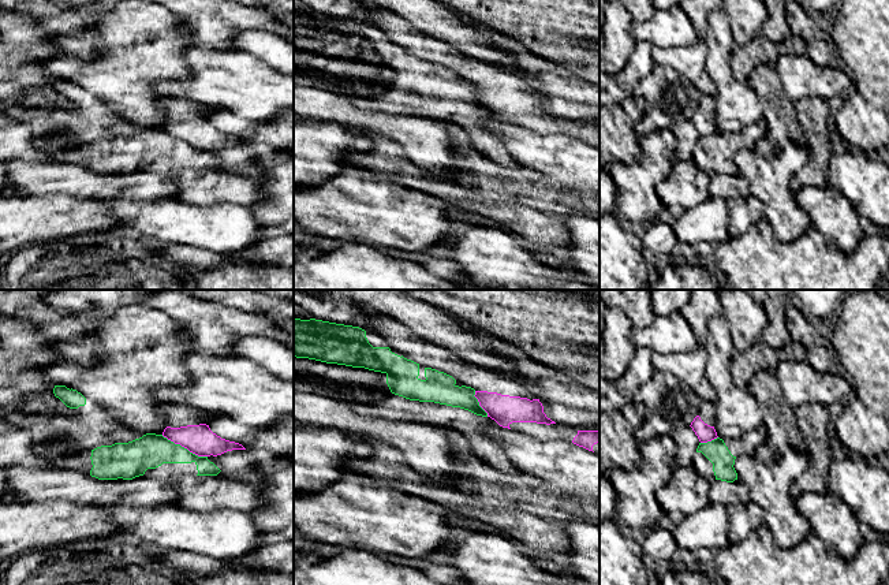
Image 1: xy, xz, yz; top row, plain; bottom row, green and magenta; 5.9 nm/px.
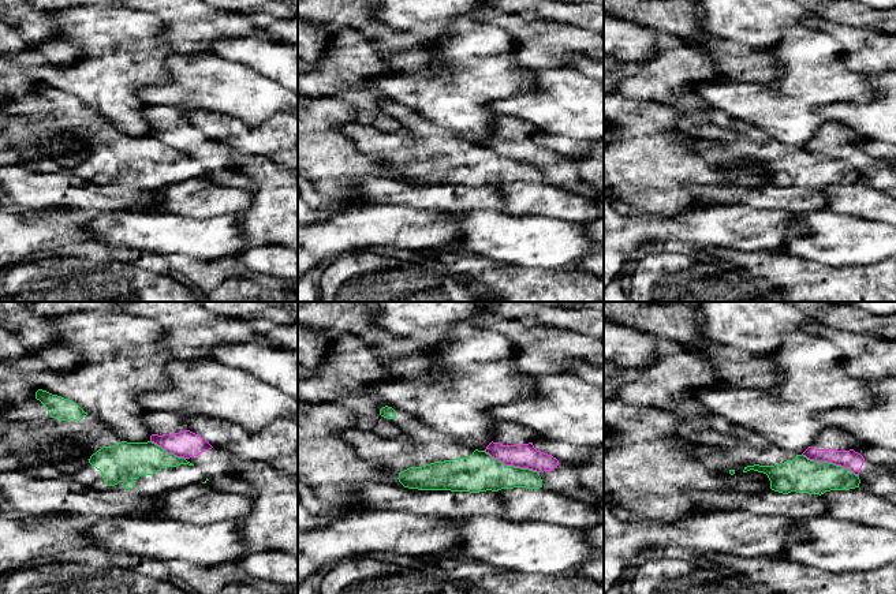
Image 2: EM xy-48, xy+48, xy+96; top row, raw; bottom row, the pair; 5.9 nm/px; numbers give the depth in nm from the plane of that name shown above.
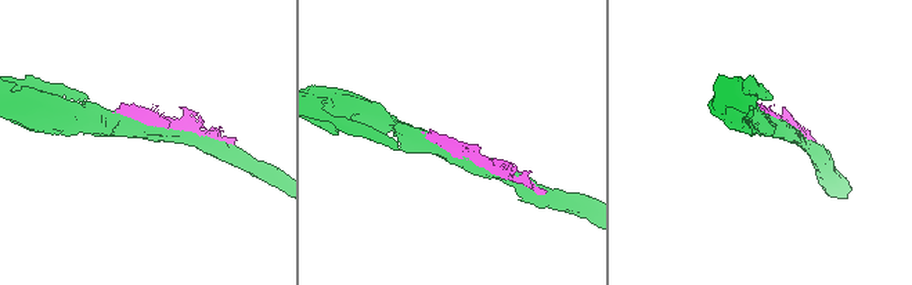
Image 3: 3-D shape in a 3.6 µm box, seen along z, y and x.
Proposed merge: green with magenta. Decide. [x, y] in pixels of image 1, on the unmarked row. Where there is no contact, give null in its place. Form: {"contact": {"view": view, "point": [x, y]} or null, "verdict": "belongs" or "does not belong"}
{"contact": {"view": "xy", "point": [183, 141]}, "verdict": "does not belong"}

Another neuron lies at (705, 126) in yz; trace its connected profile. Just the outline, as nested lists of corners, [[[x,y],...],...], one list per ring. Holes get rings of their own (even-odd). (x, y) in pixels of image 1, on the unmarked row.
[[[702,94],[699,108],[694,112],[694,115],[690,119],[701,137],[707,137],[718,131],[714,123],[714,116],[716,116],[714,97]]]

